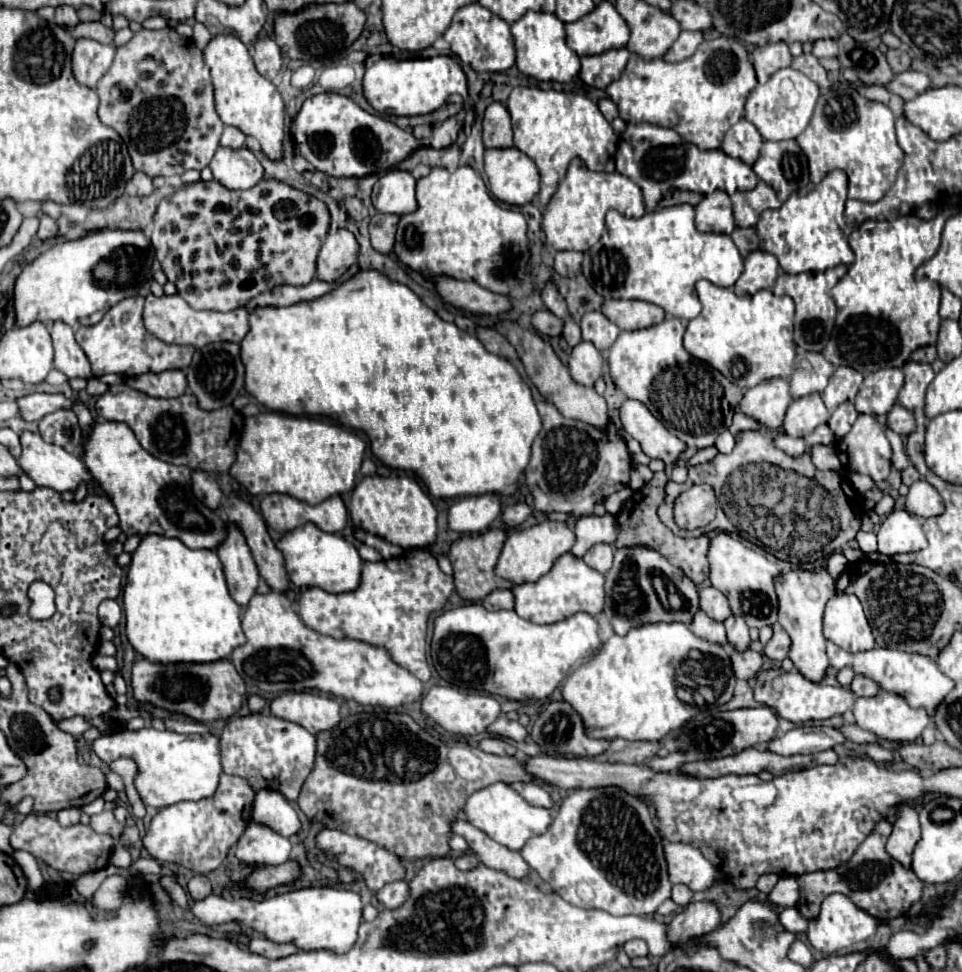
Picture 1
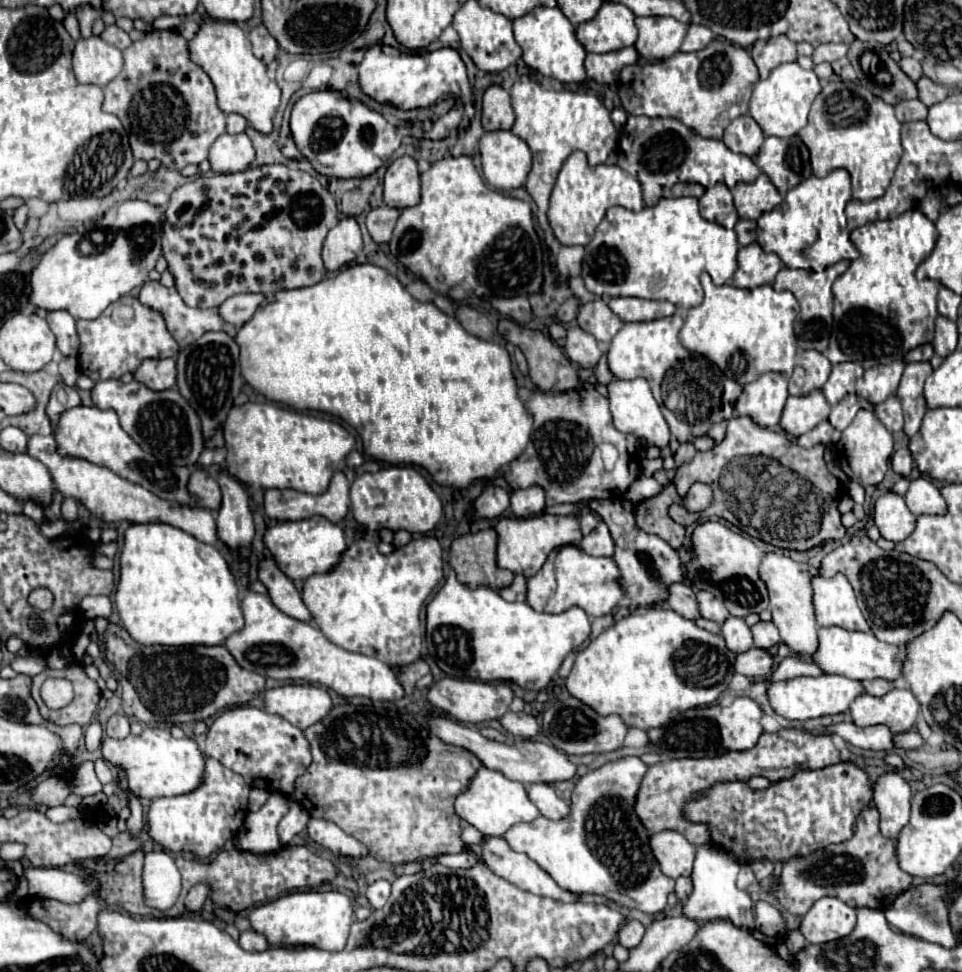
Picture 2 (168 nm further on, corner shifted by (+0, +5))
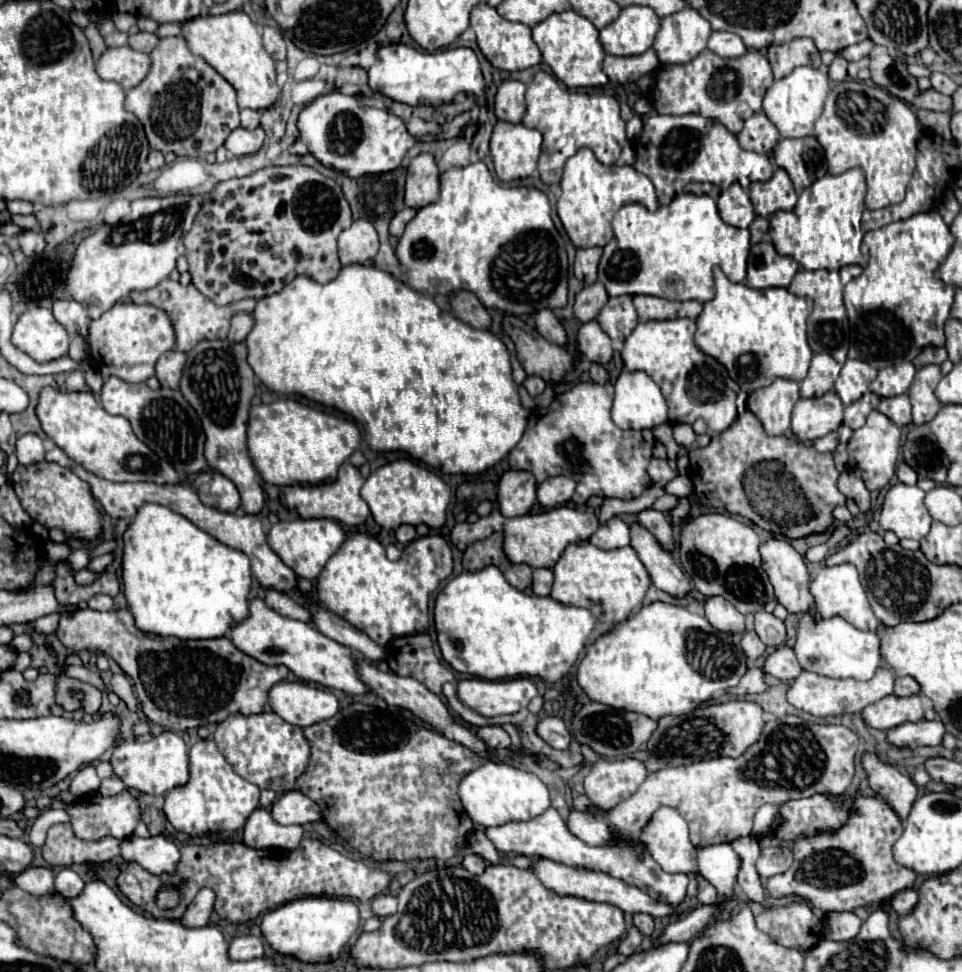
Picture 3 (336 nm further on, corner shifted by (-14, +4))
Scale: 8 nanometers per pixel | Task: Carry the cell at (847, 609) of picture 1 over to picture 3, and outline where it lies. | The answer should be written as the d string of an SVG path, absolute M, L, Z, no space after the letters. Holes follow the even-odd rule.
M843 563L843 565L835 565L835 567L823 567L817 573L817 577L811 581L811 595L815 599L817 613L825 619L839 615L861 631L875 631L879 627L879 619L875 617L875 613L869 607L867 595L863 591L861 581L859 581L859 573L857 573L855 565L851 565L851 563Z

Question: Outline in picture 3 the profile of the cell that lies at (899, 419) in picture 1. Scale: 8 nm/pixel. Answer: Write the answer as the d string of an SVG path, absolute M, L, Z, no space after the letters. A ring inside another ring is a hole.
M907 395L883 397L877 409L881 409L881 413L887 415L899 427L911 423L911 403L909 403L909 397Z

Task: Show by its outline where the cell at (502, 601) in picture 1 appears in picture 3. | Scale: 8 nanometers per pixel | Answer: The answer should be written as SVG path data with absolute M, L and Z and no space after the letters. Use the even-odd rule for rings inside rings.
M533 569L533 593L535 595L549 595L553 585L553 571L551 569Z

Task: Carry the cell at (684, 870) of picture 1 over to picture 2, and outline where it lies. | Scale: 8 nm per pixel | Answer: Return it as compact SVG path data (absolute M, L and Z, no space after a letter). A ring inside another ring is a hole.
M665 830L651 836L651 850L661 864L661 870L669 878L691 876L697 846L689 844L685 836L673 830Z

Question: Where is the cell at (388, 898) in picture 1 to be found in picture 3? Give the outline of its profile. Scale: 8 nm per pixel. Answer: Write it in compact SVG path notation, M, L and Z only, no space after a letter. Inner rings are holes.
M377 895L377 897L373 899L371 911L373 911L373 915L377 915L377 917L393 915L393 913L397 911L397 897L393 897L393 895Z

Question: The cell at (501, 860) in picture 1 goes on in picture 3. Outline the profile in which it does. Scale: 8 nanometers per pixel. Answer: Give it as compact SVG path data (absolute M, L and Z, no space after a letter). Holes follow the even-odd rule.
M537 859L533 871L545 887L553 889L559 895L575 895L575 897L581 897L581 899L587 899L587 901L599 901L599 903L603 901L603 903L619 907L625 913L649 913L653 917L671 917L671 915L677 913L677 905L659 903L659 901L651 899L639 887L627 885L623 879L615 879L609 873L603 873L603 871L591 871L591 869L583 869L583 867L569 867L569 865L563 865L563 863L549 861L549 859Z

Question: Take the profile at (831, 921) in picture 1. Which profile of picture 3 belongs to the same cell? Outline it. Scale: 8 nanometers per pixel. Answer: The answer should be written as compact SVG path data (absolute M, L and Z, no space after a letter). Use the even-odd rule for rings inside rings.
M851 911L829 913L823 923L825 937L833 941L849 941L859 933L859 929L861 929L861 919Z

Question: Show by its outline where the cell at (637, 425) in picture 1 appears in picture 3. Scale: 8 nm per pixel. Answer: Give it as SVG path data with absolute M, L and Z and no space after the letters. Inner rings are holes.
M623 371L615 381L615 399L611 417L621 429L653 429L667 423L667 401L659 385L643 371Z

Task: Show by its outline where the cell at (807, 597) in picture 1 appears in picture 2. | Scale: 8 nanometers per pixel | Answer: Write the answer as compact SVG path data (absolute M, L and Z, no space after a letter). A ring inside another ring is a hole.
M767 554L759 568L761 580L769 590L769 610L773 614L773 624L781 632L781 640L799 656L811 656L817 652L817 620L813 608L813 586L811 580L819 576L817 568L811 564L801 564L783 554Z

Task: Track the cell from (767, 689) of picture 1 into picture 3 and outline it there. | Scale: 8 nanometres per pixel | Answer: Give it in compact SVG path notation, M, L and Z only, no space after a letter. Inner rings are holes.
M879 667L875 677L869 681L855 681L855 679L829 679L817 673L803 671L793 683L787 693L787 699L793 707L807 711L817 717L827 717L827 715L843 715L843 713L859 713L863 707L887 697L893 693L893 683L895 683L895 673L889 667Z

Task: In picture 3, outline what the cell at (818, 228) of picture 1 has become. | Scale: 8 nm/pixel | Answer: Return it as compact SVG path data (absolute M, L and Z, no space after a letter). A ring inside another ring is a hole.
M849 169L841 175L825 175L807 187L795 209L771 215L771 241L779 253L795 259L805 269L841 269L845 265L865 267L869 257L861 253L861 213L865 209L865 175L861 169Z

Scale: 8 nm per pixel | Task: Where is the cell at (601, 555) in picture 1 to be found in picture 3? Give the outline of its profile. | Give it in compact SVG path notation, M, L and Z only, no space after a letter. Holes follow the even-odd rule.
M619 517L599 525L599 529L589 539L599 549L617 549L629 545L629 525L625 525Z

